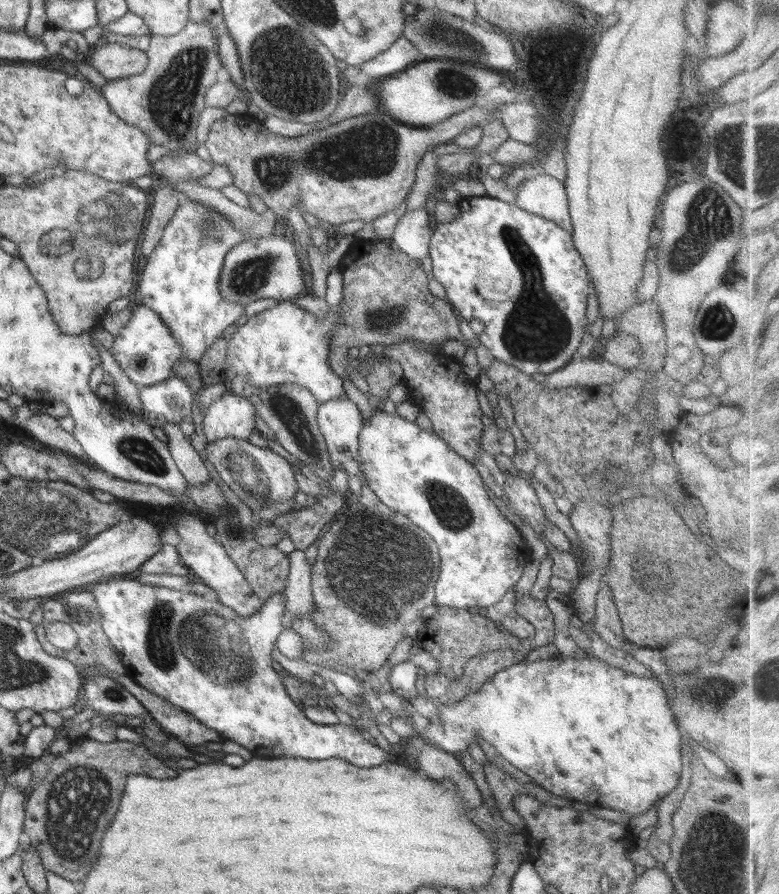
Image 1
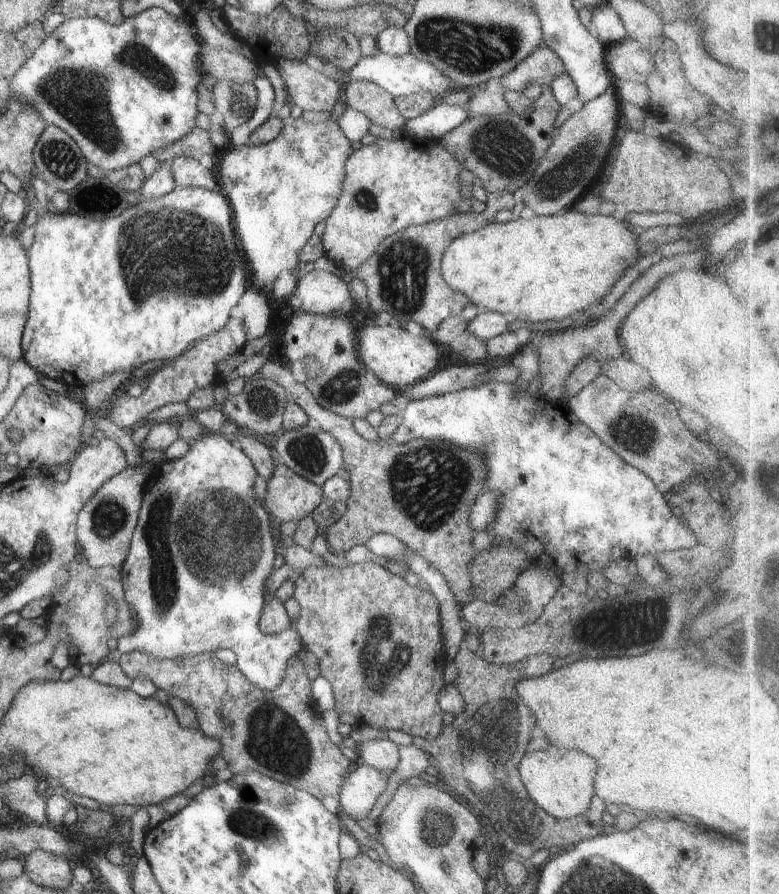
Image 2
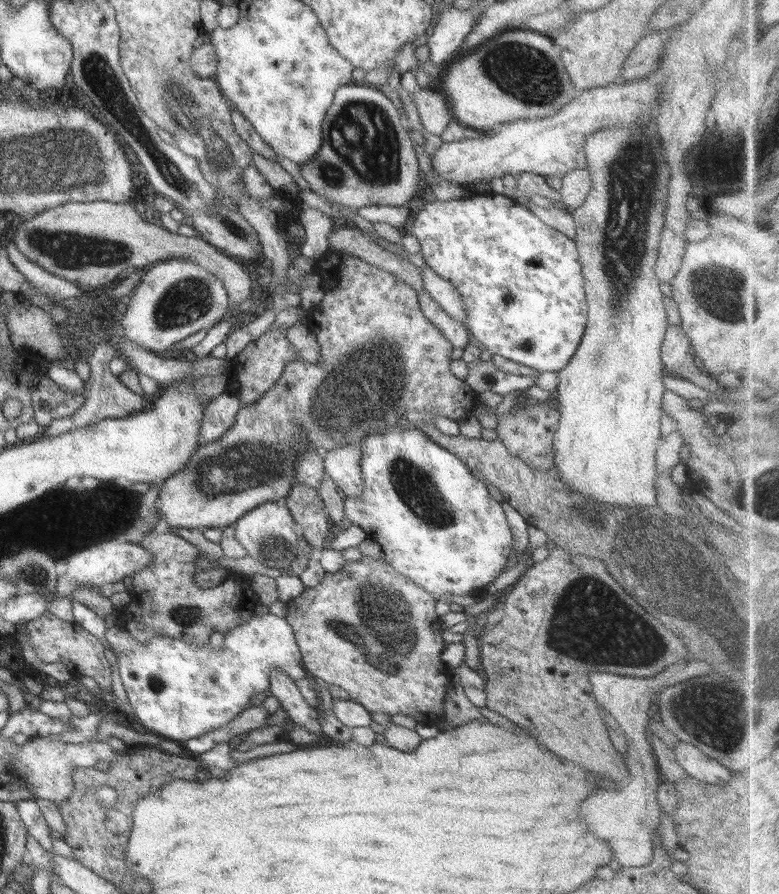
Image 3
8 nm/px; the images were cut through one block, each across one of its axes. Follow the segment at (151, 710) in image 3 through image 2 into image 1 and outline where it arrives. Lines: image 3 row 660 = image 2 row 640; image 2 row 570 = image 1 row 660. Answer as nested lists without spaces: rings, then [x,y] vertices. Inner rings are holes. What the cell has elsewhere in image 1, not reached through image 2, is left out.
[[[134,575],[108,578],[84,590],[94,596],[101,616],[101,627],[126,668],[126,676],[176,708],[190,713],[198,722],[216,730],[226,740],[244,746],[254,756],[308,760],[341,758],[360,768],[380,766],[387,761],[388,753],[378,745],[371,744],[366,732],[342,723],[316,724],[306,718],[305,712],[286,692],[281,681],[282,673],[272,667],[270,655],[284,627],[287,613],[284,593],[270,596],[254,614],[242,618],[213,597],[198,596],[189,589],[176,591],[146,585],[135,581]]]

